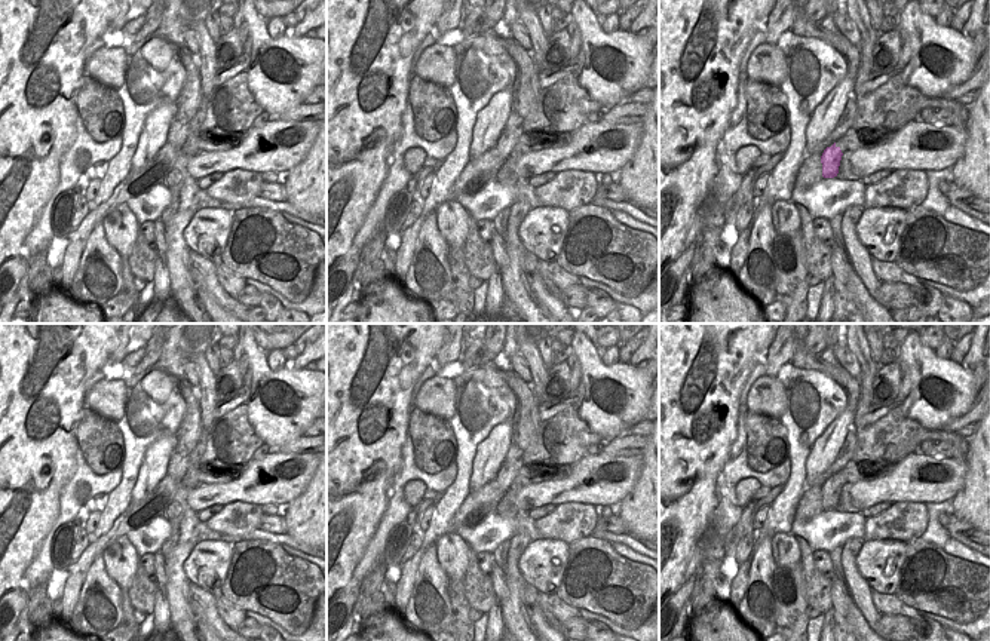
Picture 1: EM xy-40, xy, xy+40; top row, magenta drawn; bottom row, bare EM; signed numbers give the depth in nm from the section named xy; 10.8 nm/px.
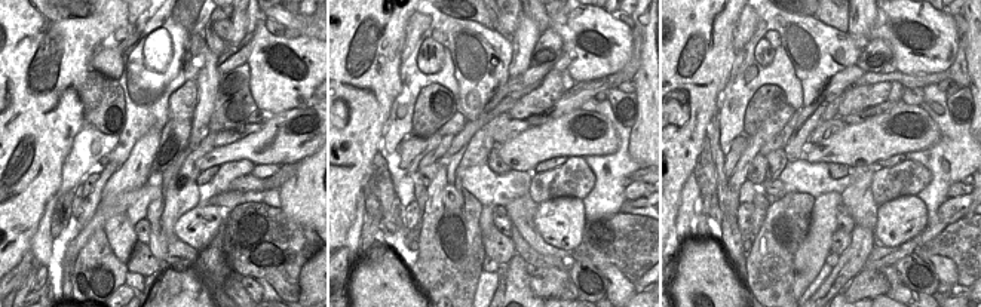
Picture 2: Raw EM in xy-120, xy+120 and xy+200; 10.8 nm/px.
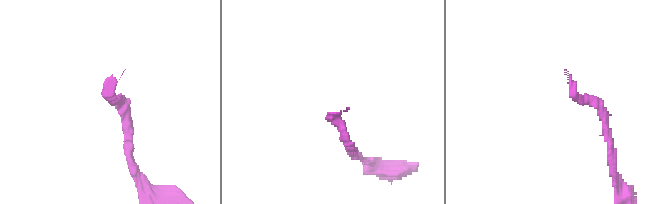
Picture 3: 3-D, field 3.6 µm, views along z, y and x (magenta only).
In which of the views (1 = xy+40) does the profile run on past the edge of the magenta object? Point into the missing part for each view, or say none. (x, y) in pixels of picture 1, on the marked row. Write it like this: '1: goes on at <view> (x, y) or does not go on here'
1: does not go on here

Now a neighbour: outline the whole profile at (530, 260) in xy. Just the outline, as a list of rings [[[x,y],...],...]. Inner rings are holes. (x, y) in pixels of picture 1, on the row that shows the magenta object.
[[[522,245],[522,257],[524,257],[524,272],[527,273],[530,292],[536,301],[543,300],[543,297],[549,294],[549,291],[546,289],[540,275],[537,273],[539,258],[534,254],[528,252],[524,248],[524,245]]]

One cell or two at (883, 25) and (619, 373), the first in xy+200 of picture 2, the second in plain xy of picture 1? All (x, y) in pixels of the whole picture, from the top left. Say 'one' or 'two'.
one

